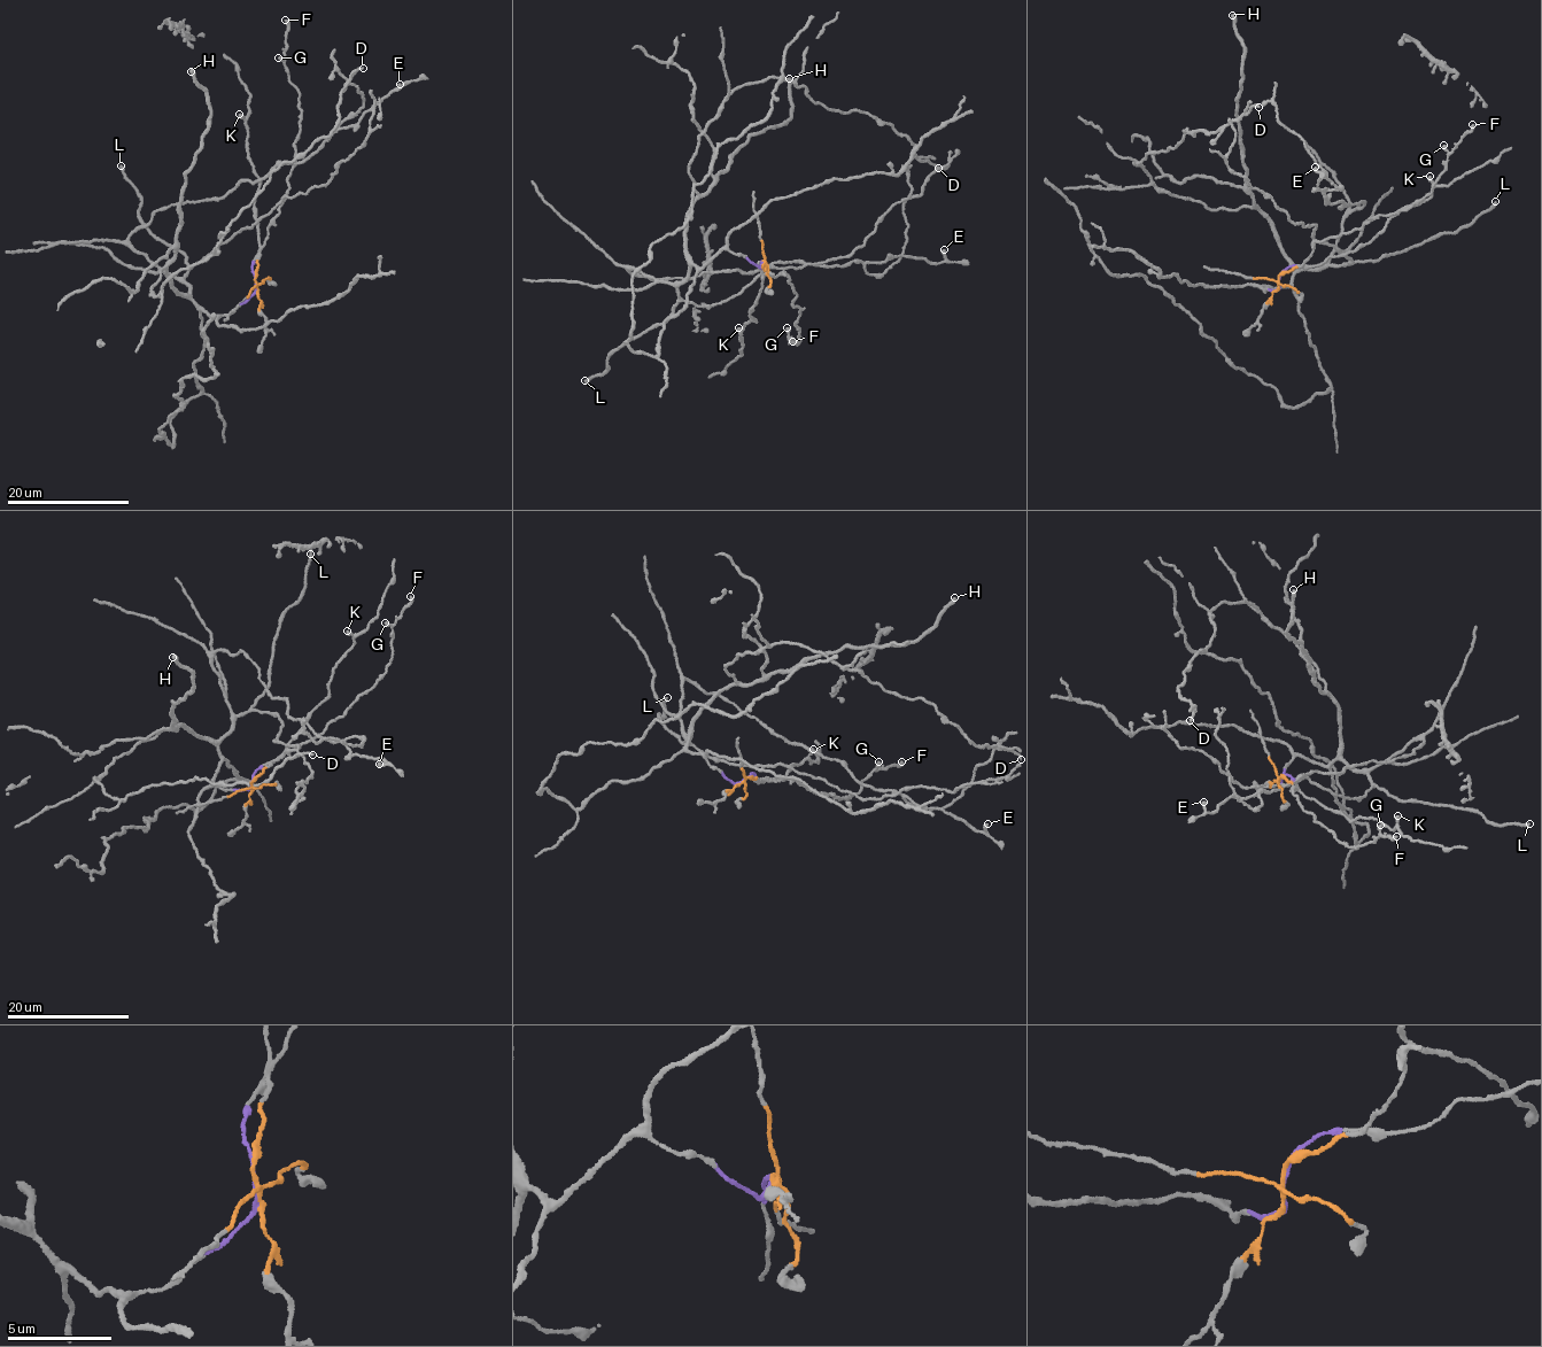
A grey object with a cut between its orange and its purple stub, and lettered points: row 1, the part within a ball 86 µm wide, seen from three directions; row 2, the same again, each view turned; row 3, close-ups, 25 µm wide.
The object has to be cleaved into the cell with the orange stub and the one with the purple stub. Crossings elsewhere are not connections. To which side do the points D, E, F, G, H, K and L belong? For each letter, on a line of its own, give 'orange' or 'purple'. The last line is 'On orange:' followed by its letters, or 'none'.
D: purple
E: purple
F: orange
G: orange
H: purple
K: purple
L: purple
On orange: F, G

